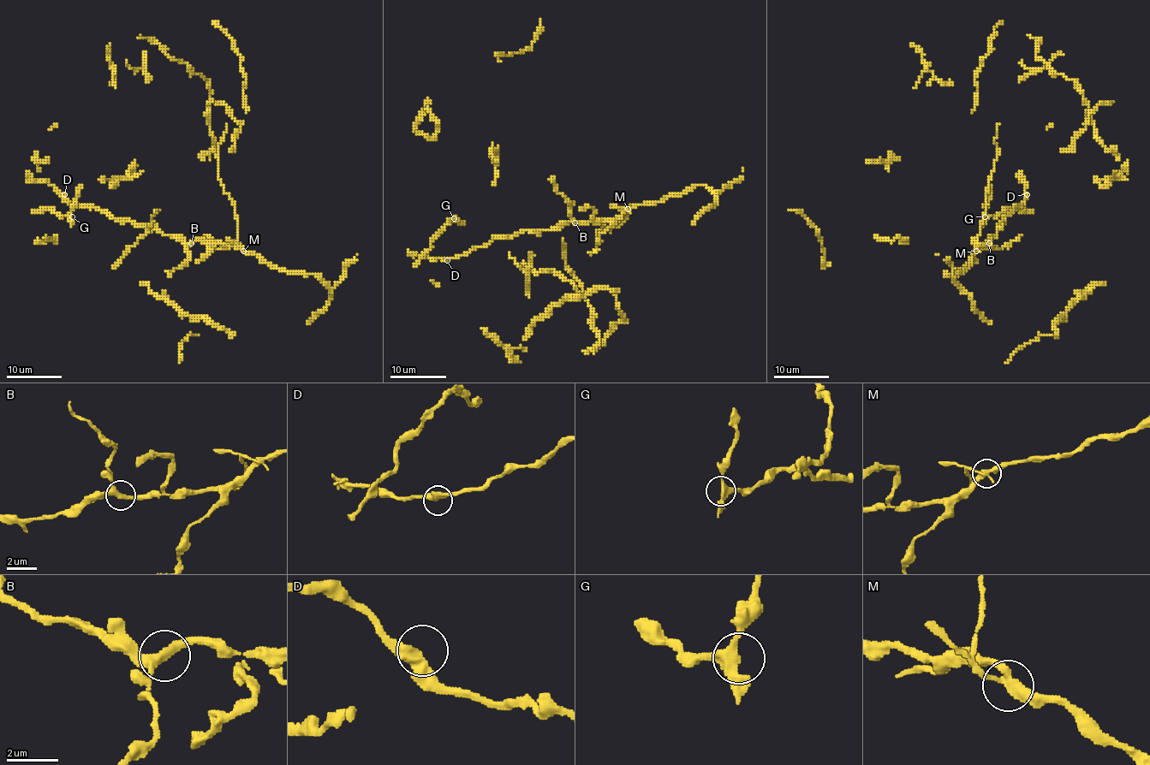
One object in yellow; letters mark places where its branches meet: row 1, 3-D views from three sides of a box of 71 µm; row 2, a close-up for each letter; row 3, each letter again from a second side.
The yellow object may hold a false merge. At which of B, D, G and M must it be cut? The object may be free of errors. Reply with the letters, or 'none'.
M

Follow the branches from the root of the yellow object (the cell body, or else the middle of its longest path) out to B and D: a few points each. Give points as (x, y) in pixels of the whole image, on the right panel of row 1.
B: (977, 243), (975, 246), (985, 246), (989, 240), (989, 243)
D: (977, 243), (975, 246), (989, 243), (998, 233), (998, 226), (1014, 208), (1024, 202), (1027, 194)

